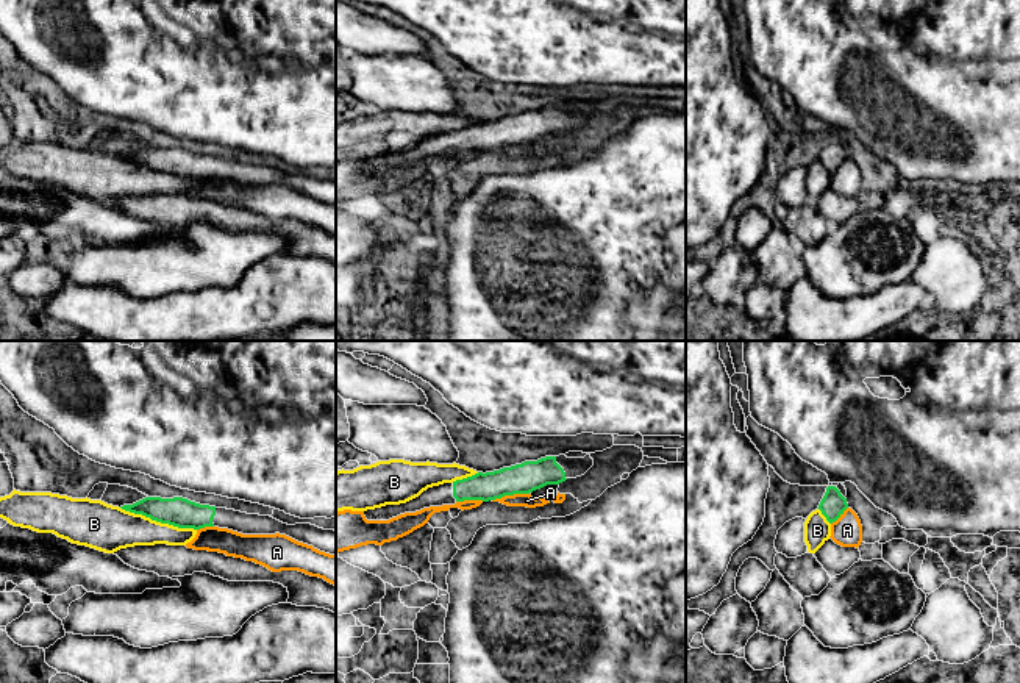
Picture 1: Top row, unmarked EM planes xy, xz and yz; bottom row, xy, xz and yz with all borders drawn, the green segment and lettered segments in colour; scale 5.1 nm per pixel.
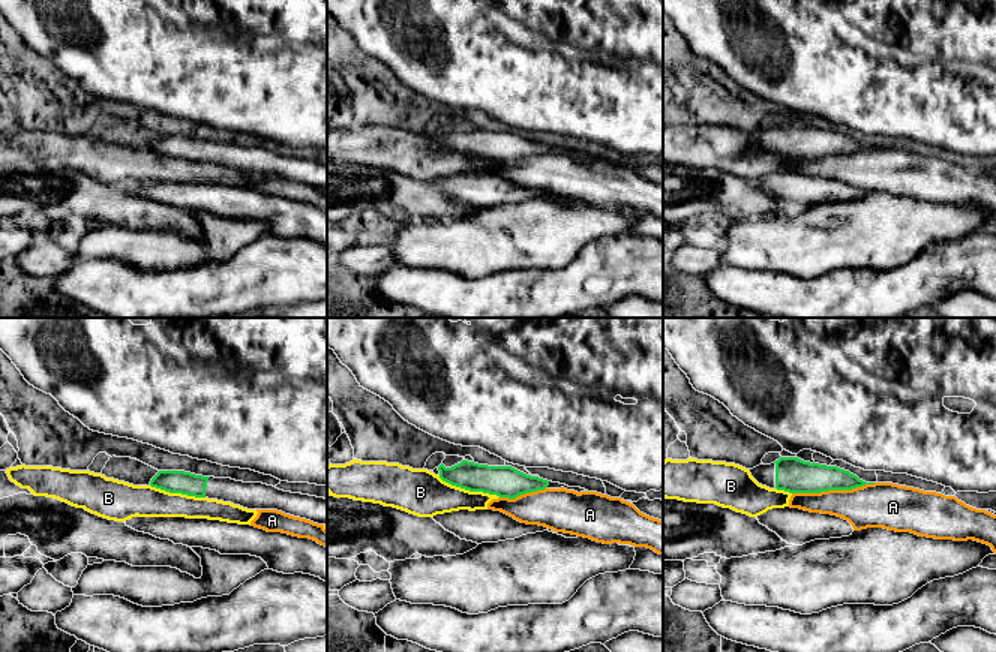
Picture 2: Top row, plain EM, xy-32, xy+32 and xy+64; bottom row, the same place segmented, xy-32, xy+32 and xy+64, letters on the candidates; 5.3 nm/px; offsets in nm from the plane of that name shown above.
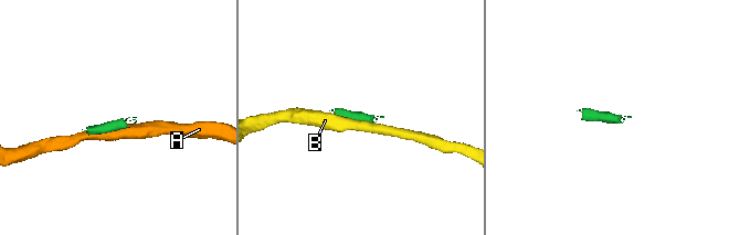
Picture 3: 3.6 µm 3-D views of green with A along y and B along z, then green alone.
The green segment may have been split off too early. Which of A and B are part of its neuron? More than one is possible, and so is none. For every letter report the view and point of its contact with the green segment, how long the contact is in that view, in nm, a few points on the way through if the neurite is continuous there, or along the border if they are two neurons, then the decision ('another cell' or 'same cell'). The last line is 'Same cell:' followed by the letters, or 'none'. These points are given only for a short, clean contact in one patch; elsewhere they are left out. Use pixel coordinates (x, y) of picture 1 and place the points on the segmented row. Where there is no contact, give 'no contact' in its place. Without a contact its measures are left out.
A: meets green in xz at (510, 494); contact 200 nm long; another cell
B: meets green in xy at (158, 521); contact 420 nm long; another cell
Same cell: none

